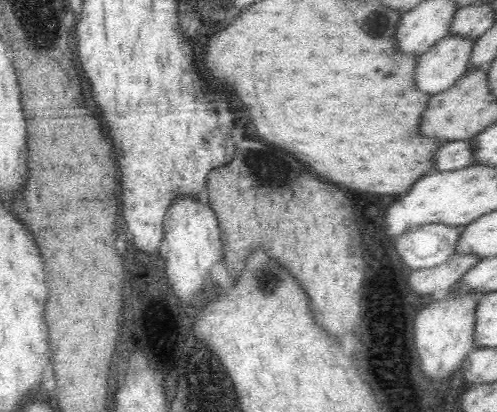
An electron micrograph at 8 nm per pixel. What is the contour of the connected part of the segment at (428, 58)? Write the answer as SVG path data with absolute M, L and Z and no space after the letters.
M447 35L442 38L418 56L414 85L429 95L450 88L467 72L476 41L462 36Z

